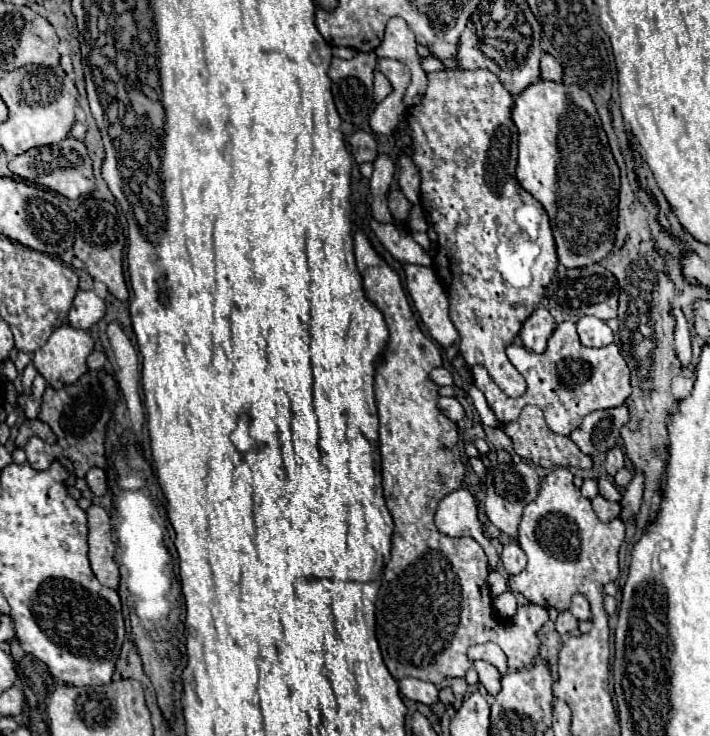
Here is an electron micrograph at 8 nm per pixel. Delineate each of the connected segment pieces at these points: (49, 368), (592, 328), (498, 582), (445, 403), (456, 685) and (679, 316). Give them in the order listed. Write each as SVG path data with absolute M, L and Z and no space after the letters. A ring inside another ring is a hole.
M62 324L60 328L56 328L52 332L48 342L32 354L32 362L34 362L34 368L38 370L38 374L44 376L44 380L50 388L64 388L64 386L76 384L78 378L88 370L86 358L92 352L92 348L94 348L92 336L86 330L76 330L76 328L70 328L68 324Z
M582 316L576 322L578 326L578 334L580 334L580 342L584 346L594 346L594 348L602 348L614 342L612 330L606 326L606 322L594 318L594 316Z
M492 572L488 576L488 584L490 584L490 592L492 592L492 598L498 598L500 594L504 594L508 590L508 582L498 574L498 572Z
M440 398L440 400L438 400L438 408L440 408L442 414L444 414L446 418L450 418L452 422L458 422L458 420L464 418L464 410L462 410L462 406L458 404L456 398Z
M454 678L454 680L452 680L452 692L454 692L454 698L456 698L453 707L455 711L457 711L462 704L464 694L468 692L466 680L464 680L464 678Z
M672 308L670 314L674 316L674 348L680 364L686 368L692 360L692 340L690 340L690 326L682 312L682 308Z

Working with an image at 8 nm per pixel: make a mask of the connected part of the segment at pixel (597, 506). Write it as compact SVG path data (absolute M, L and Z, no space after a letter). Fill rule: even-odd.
M596 496L596 498L592 500L592 506L594 506L594 510L596 510L596 514L598 514L598 518L600 518L602 522L610 522L610 520L618 518L620 504L614 504L614 502L604 500L602 496Z

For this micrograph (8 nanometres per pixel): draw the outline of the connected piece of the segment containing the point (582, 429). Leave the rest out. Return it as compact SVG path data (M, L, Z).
M610 408L598 410L584 418L584 422L570 434L570 440L586 454L598 456L614 446L618 440L620 428L628 422L628 408Z

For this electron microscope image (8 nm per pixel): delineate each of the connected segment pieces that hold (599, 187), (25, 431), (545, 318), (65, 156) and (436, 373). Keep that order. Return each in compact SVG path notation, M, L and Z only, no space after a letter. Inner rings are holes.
M538 80L534 84L530 84L528 88L524 88L516 98L514 98L514 104L512 104L512 120L518 128L518 166L516 166L516 178L520 182L520 186L530 192L542 206L544 210L548 212L550 216L550 222L552 222L552 232L554 232L554 238L556 238L556 246L558 246L558 260L562 266L566 268L580 268L580 266L588 266L588 264L594 264L594 262L600 262L610 250L612 250L612 244L614 244L614 232L616 232L616 216L618 216L618 188L620 188L620 172L618 172L618 166L614 162L614 156L610 152L610 146L608 146L608 140L606 140L606 132L602 130L602 124L600 124L600 118L596 114L596 108L594 108L594 102L590 100L590 94L582 88L578 88L576 84L572 86L566 86L566 84L560 84L560 82L550 82L550 80Z
M26 420L26 422L20 426L18 446L22 448L24 442L26 442L30 436L38 436L40 440L44 440L44 442L48 442L48 444L54 444L54 442L56 442L52 430L50 430L46 424L42 424L40 420Z
M538 306L524 322L520 328L520 340L528 350L534 352L544 352L546 350L546 342L552 334L552 330L556 328L554 318L550 316L550 312L542 306Z
M68 136L66 140L54 144L54 146L40 146L40 148L30 148L28 152L16 156L12 162L8 162L8 168L18 174L20 178L36 184L44 184L62 196L76 200L80 196L86 196L94 190L94 178L92 178L92 160L86 152L86 146Z
M434 368L430 372L430 380L434 380L434 384L438 384L438 386L450 386L452 384L452 374L446 368Z

